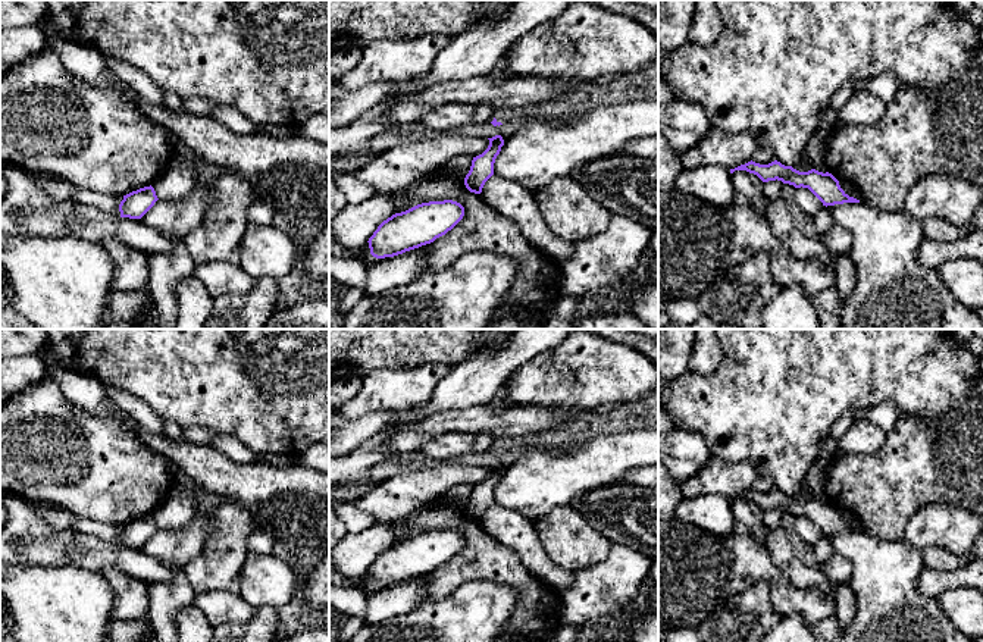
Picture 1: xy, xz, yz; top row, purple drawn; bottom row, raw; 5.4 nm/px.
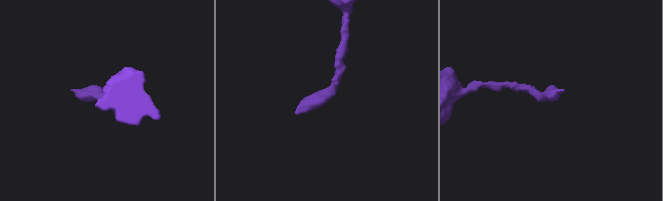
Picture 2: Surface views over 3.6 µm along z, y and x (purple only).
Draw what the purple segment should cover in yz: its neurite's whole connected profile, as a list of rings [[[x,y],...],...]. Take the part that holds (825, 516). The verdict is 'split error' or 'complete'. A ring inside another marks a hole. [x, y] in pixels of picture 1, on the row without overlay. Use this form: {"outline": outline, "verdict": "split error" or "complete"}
{"outline": [[[751,489],[735,498],[730,498],[730,502],[733,502],[735,499],[746,499],[749,502],[754,502],[763,511],[777,508],[783,513],[793,514],[795,517],[808,517],[826,536],[843,532],[860,532],[860,529],[849,526],[840,517],[839,510],[829,501],[823,502],[815,498],[799,501],[792,495],[782,494],[777,489],[768,494],[760,494]]], "verdict": "complete"}

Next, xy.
{"outline": [[[151,514],[132,520],[119,533],[120,547],[141,548],[157,529]]], "verdict": "complete"}

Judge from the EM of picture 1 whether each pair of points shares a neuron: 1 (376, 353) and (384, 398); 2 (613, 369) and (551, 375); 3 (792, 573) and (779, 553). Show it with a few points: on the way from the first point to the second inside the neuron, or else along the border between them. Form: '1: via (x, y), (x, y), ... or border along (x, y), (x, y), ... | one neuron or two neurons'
1: border along (413, 366), (378, 368), (369, 370), (362, 378) | two neurons
2: via (598, 369), (570, 366), (566, 370) | one neuron
3: via (789, 569), (783, 557) | one neuron

